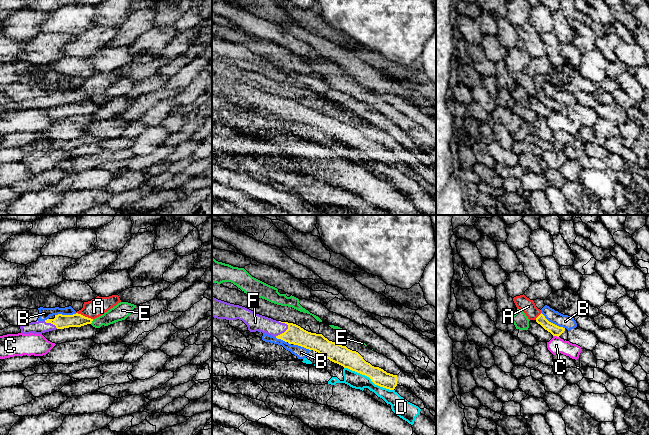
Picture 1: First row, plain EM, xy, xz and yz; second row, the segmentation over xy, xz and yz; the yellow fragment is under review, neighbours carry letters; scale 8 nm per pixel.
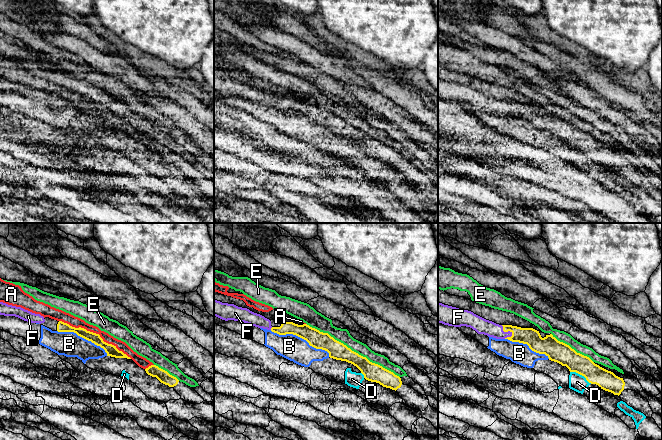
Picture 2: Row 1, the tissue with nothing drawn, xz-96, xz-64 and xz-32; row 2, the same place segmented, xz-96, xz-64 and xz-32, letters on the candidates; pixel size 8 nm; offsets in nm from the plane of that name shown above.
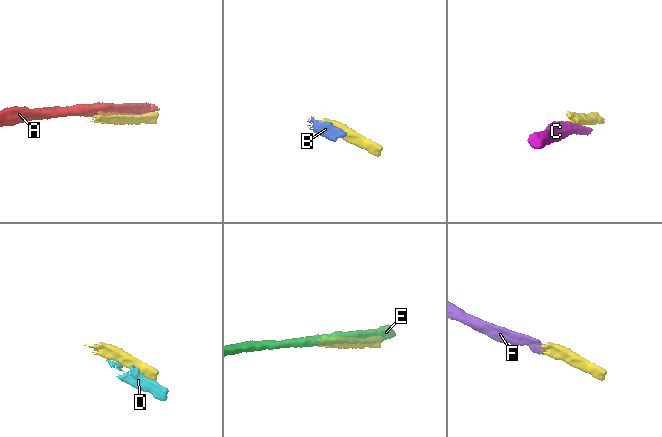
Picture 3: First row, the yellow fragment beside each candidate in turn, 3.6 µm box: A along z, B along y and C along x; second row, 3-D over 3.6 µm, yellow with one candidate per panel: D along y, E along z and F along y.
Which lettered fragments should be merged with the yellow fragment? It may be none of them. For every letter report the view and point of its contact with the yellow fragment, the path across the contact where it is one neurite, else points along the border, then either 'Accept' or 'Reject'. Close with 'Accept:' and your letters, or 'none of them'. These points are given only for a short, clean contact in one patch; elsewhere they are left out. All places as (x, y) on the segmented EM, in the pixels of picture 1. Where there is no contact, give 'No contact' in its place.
A: Touches yellow at xy (84, 316). Reject
B: Touches yellow at yz (552, 323). Reject
C: Touches yellow at yz (556, 335). Reject
D: Touches yellow at xz (369, 377). Reject
E: Touches yellow at xy (92, 320). Reject
F: Touches yellow at xz (284, 332). Path across: xz (296, 335), (284, 332), (255, 322). Accept
Accept: F

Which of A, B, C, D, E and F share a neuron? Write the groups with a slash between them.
A / B / C / D / E / F

